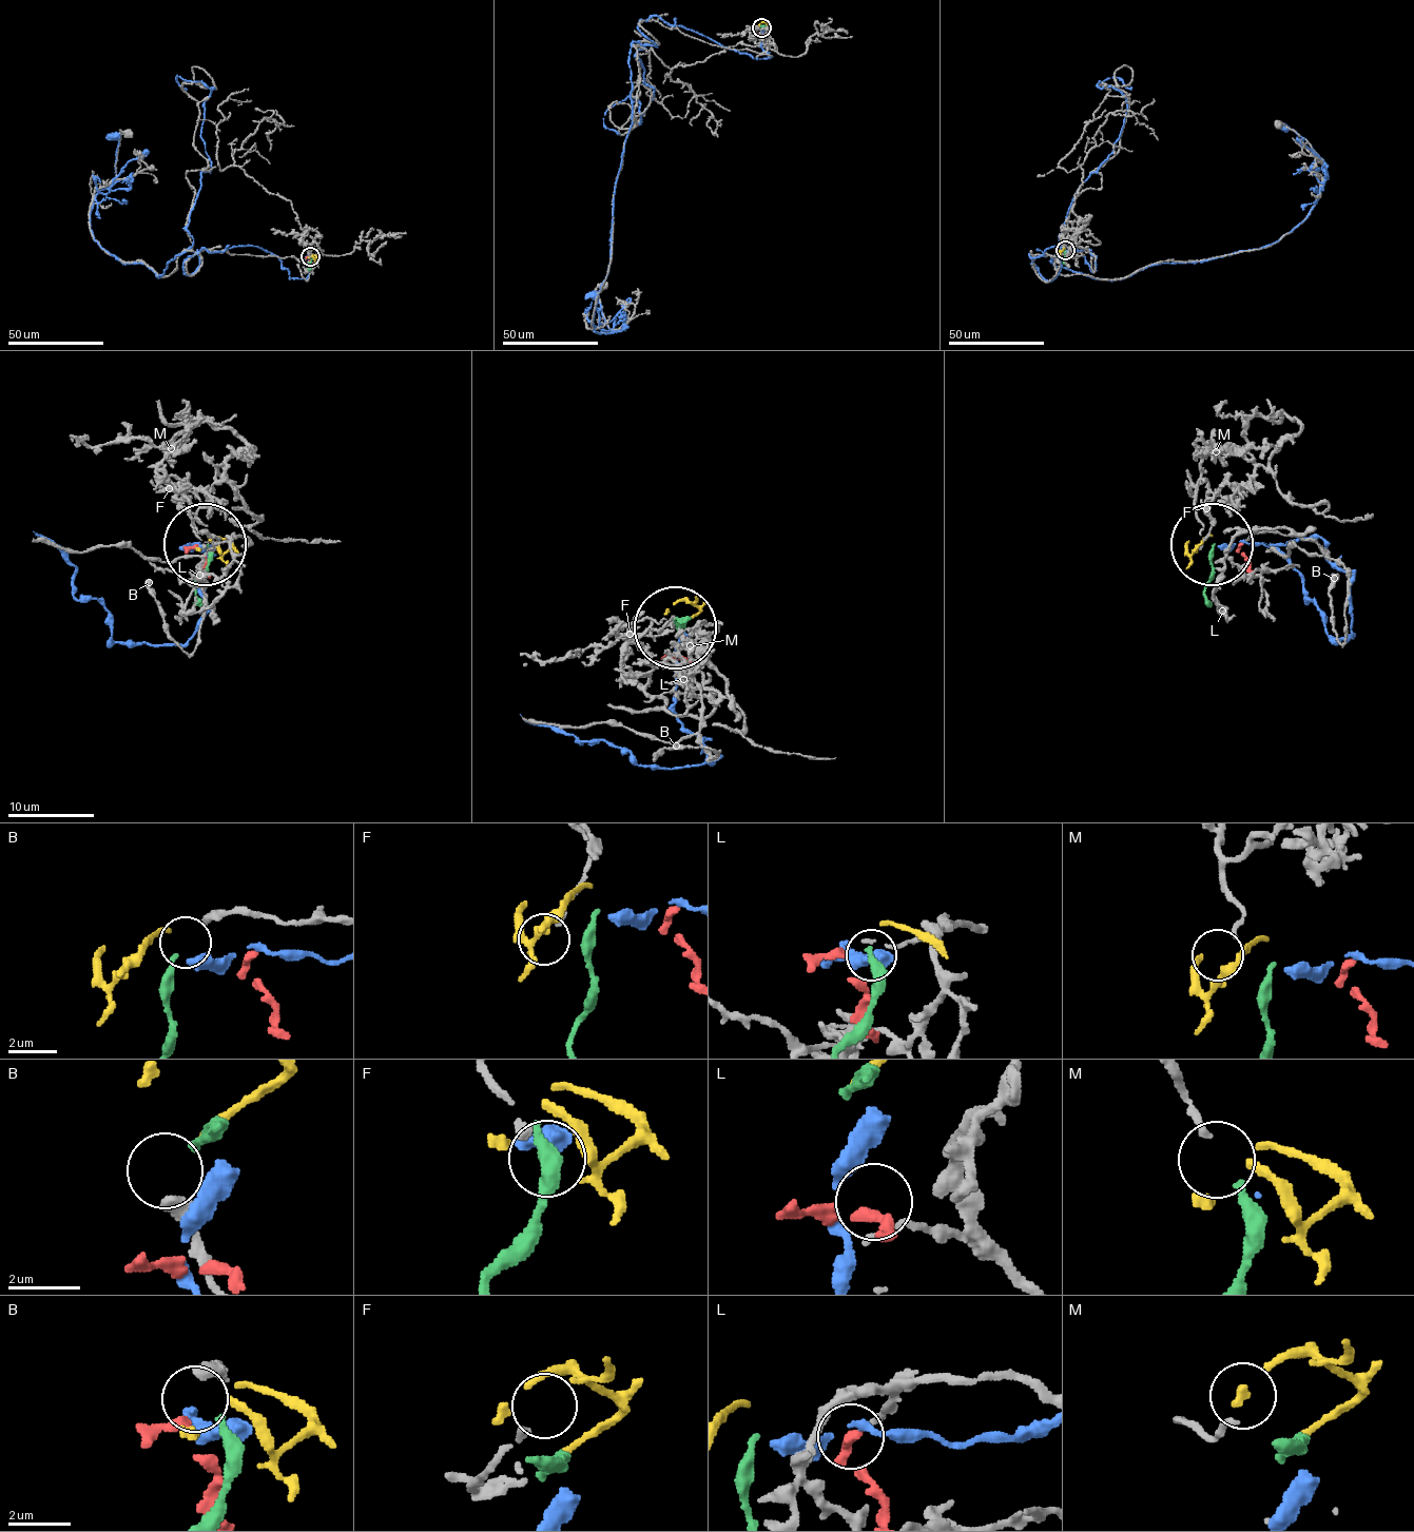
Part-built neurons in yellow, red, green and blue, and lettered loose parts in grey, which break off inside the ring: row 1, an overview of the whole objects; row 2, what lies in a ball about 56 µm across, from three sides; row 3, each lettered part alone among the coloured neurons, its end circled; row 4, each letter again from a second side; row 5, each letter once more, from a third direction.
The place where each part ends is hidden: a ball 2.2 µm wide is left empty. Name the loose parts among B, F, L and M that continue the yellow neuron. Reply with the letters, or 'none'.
M

